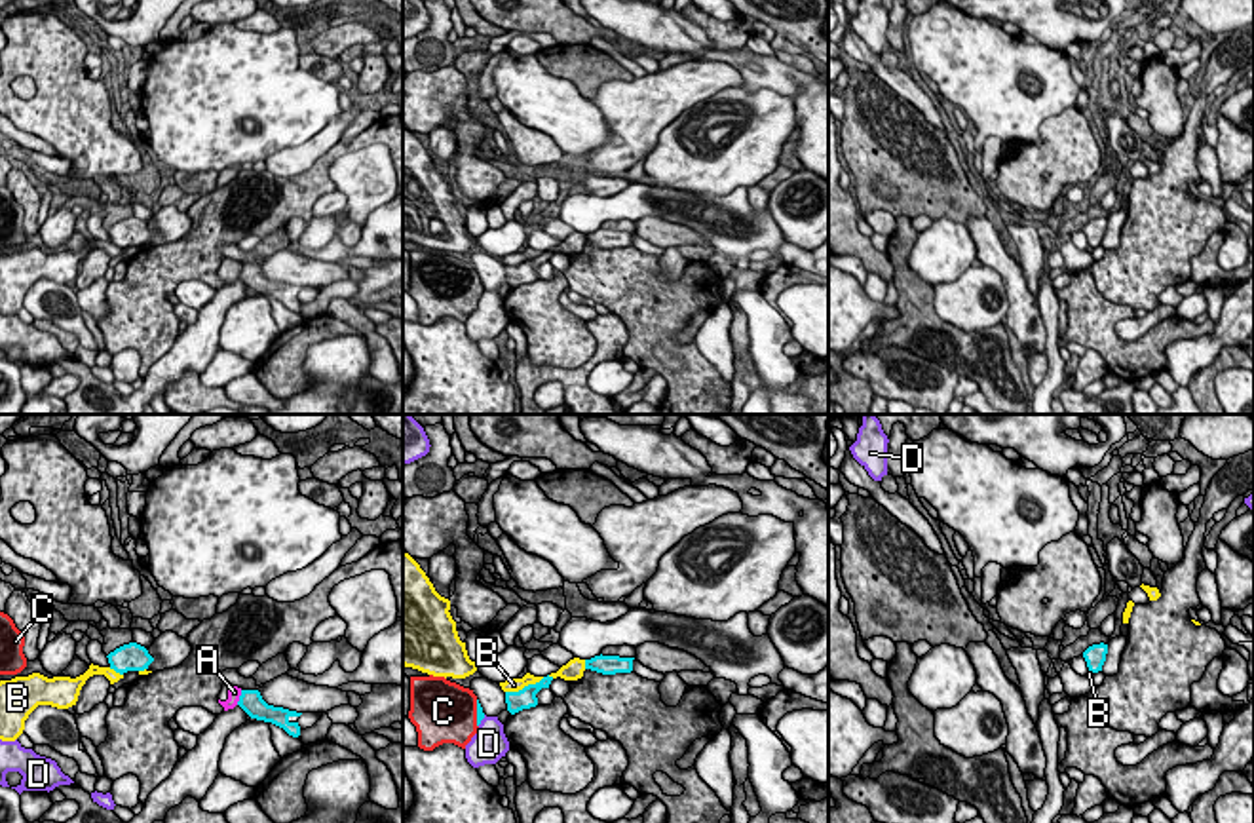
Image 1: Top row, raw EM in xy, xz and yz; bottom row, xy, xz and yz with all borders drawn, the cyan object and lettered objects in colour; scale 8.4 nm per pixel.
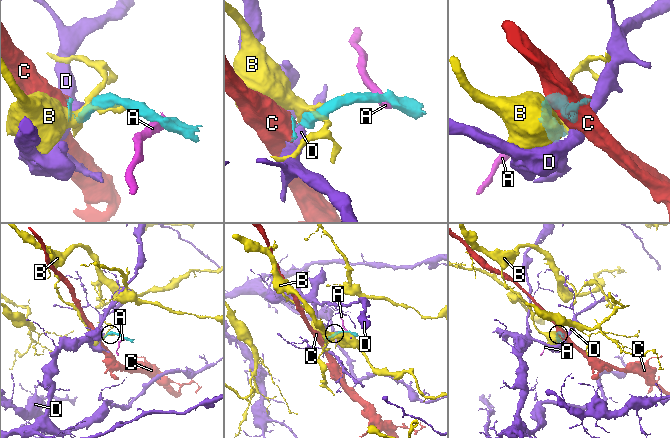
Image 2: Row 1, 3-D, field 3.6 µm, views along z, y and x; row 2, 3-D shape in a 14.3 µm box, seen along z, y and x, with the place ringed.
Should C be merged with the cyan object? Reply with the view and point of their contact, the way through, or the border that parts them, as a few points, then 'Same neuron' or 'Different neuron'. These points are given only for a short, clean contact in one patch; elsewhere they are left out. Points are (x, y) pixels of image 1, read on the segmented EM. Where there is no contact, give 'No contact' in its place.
Touches cyan at xz (477, 713). Same neuron

